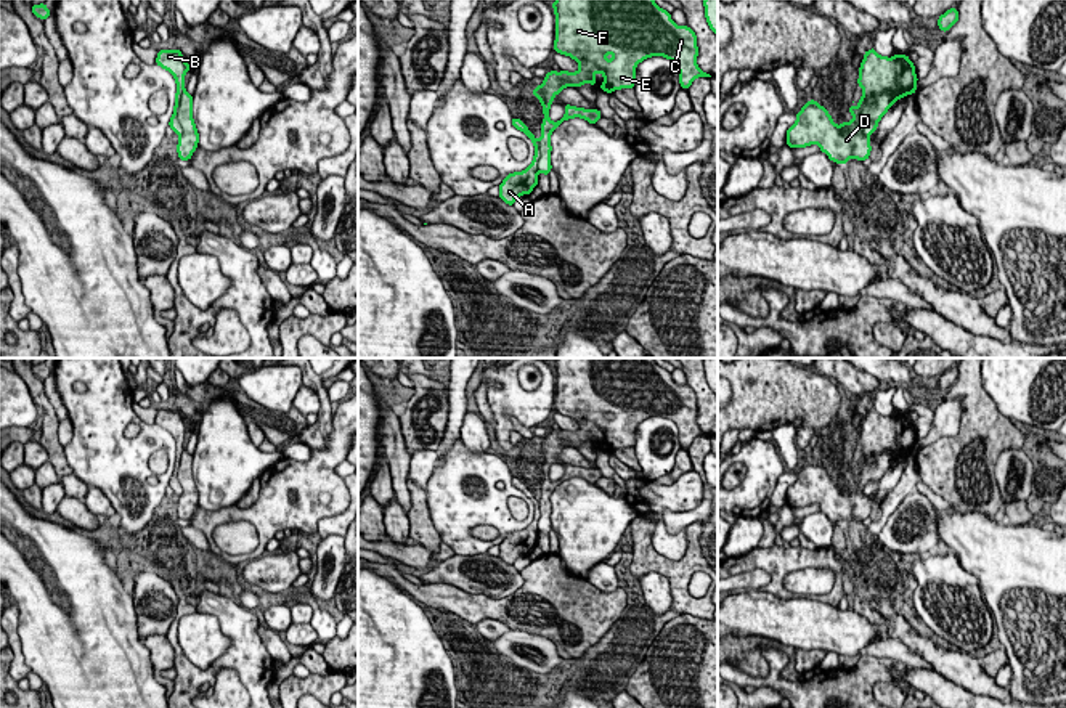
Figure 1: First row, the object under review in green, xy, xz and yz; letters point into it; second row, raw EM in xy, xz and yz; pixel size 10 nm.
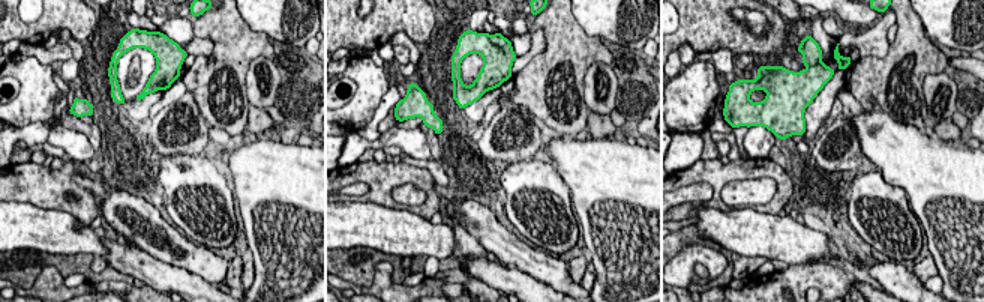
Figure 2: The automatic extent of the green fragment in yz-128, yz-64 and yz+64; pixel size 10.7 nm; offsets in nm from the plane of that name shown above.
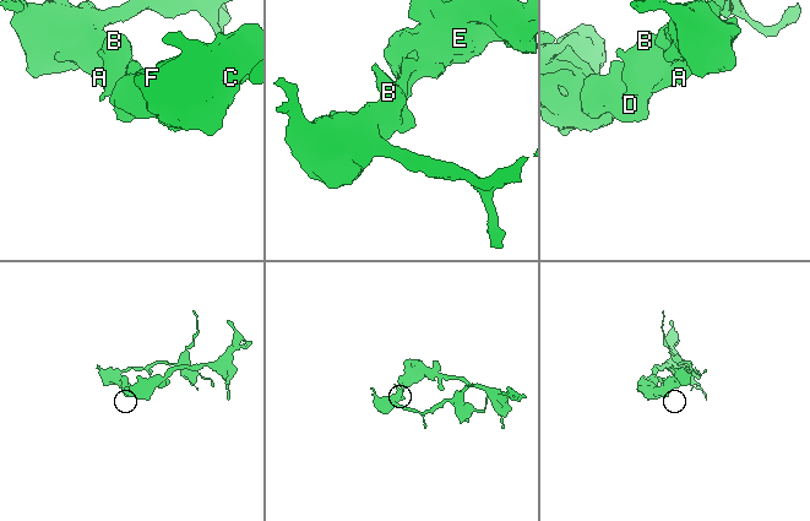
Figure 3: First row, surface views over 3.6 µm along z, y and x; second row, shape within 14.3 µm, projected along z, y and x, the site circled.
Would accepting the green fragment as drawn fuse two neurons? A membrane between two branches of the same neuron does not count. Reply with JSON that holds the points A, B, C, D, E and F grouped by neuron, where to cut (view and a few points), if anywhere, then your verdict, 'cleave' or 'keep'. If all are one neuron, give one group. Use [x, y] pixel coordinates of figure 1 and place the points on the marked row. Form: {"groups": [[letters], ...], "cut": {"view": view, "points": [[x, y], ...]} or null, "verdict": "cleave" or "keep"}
{"groups": [["A", "B"], ["C", "D", "E", "F"]], "cut": {"view": "xy", "points": [[183, 89], [179, 108], [182, 132], [179, 135]]}, "verdict": "cleave"}

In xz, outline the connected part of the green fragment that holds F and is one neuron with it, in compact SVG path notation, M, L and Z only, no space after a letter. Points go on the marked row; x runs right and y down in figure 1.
M555 0L554 51L570 56L580 66L576 72L554 69L544 82L533 88L543 106L538 172L549 175L551 135L568 119L584 119L597 124L599 109L565 104L560 120L549 119L554 96L565 87L596 85L596 74L604 75L602 92L634 88L636 67L647 58L671 59L679 71L679 83L689 88L697 77L711 77L697 64L697 35L687 26L677 26L671 13L655 0Z

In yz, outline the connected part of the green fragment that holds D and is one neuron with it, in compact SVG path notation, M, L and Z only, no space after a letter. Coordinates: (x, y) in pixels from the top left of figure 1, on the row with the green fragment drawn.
M888 92L877 98L861 98L856 108L849 106L852 119L841 125L833 122L824 106L809 100L796 114L796 122L787 130L787 144L806 148L817 143L820 151L836 164L846 164L852 157L865 161L870 157L872 146L864 127L880 122L896 100Z

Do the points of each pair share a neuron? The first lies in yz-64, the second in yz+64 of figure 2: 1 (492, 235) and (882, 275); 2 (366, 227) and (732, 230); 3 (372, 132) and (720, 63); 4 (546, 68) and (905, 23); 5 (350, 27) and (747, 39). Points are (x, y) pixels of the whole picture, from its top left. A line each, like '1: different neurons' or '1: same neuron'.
1: same neuron
2: same neuron
3: same neuron
4: same neuron
5: same neuron

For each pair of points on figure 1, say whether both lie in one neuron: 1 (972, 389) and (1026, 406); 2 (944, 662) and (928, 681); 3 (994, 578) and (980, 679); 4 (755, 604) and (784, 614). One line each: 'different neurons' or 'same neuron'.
1: different neurons
2: different neurons
3: different neurons
4: same neuron

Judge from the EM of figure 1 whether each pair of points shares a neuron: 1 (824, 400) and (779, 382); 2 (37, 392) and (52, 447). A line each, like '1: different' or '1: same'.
1: same
2: same

